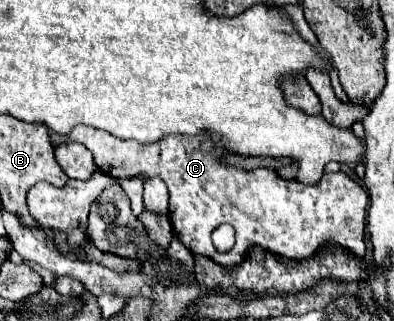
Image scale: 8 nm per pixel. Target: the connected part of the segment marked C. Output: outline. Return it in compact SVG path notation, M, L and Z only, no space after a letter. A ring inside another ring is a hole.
M78 125L68 139L60 139L54 133L50 133L50 137L54 145L66 141L84 143L90 149L98 169L116 179L138 175L160 177L170 191L170 221L174 235L192 253L210 257L218 265L240 265L248 249L254 245L296 261L314 255L314 251L328 241L354 251L358 257L364 257L366 253L366 191L342 171L324 173L318 185L282 179L272 167L240 171L220 163L220 155L226 151L216 145L218 135L170 135L156 143L142 145L134 139L118 139L94 127ZM222 223L232 225L236 231L236 243L226 253L218 251L210 239L212 231Z

